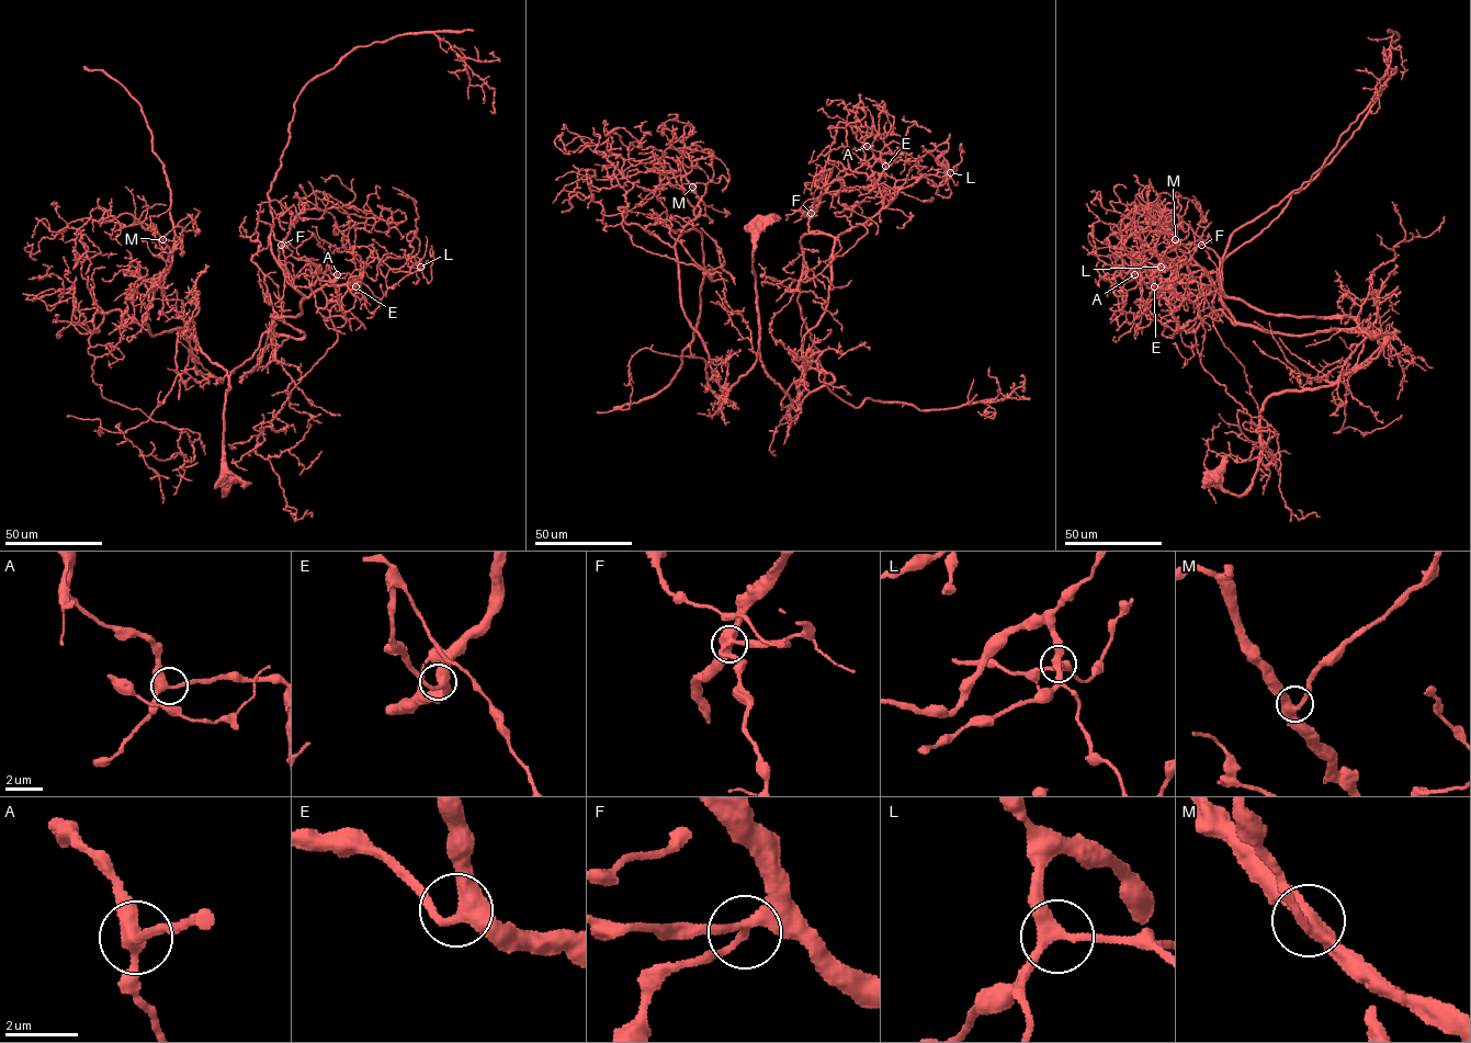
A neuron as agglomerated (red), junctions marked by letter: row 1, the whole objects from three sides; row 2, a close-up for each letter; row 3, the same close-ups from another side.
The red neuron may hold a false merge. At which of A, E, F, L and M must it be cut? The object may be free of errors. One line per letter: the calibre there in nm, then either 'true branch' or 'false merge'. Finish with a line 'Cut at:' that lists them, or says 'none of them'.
A: 360 nm thick; true branch
E: 400 nm thick; true branch
F: 280 nm thick; true branch
L: 320 nm thick; true branch
M: 400 nm thick; true branch
Cut at: none of them

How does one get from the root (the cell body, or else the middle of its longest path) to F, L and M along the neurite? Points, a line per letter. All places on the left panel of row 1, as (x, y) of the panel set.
F: (225, 476), (229, 374), (266, 331), (304, 335), (272, 317), (300, 315), (304, 299), (281, 245)
L: (225, 476), (229, 374), (266, 331), (304, 335), (272, 316), (300, 315), (370, 257), (420, 267)
M: (225, 476), (227, 372), (182, 328), (151, 335), (145, 321), (170, 263), (162, 239)

